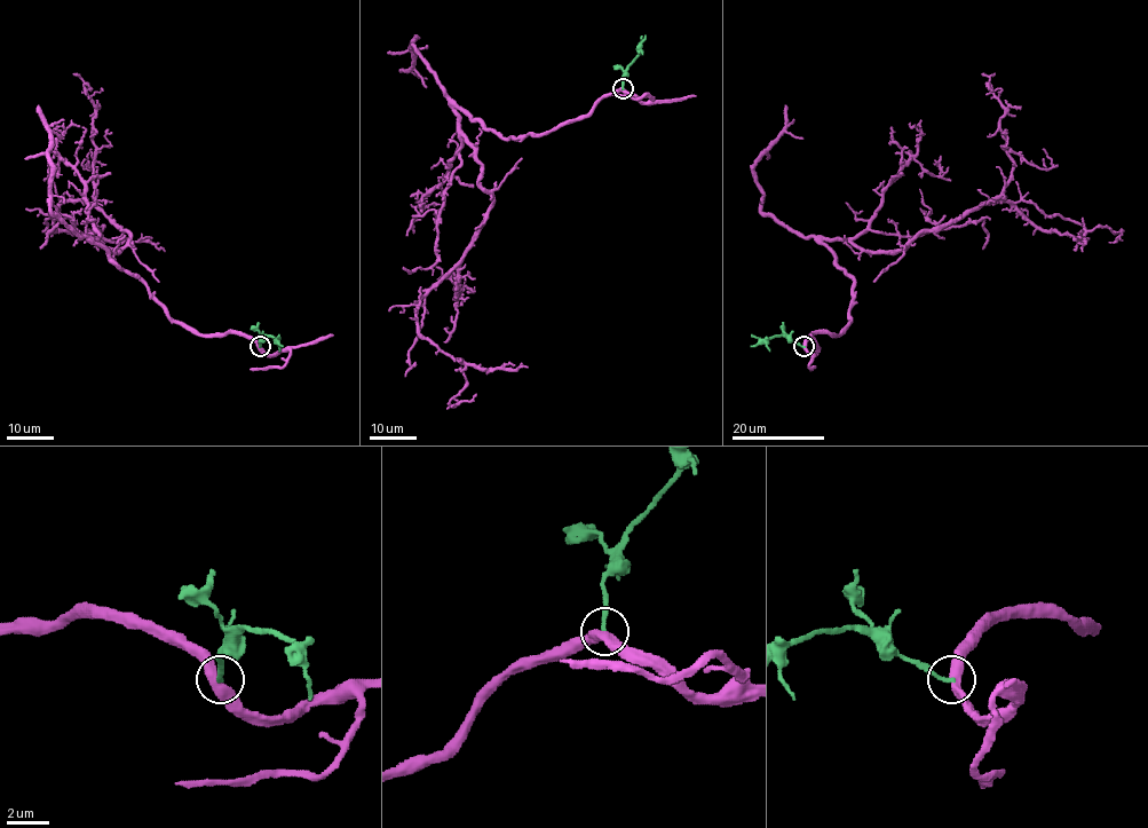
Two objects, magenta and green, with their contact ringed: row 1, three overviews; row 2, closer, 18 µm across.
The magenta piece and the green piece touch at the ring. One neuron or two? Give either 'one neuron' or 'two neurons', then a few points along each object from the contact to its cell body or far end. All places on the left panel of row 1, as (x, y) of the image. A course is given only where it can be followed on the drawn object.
two neurons; course magenta (260, 347), (176, 323), (92, 239), (118, 251), (126, 231), (80, 199), (57, 209), (56, 231), (113, 242); course green (260, 347), (266, 334), (282, 347)

